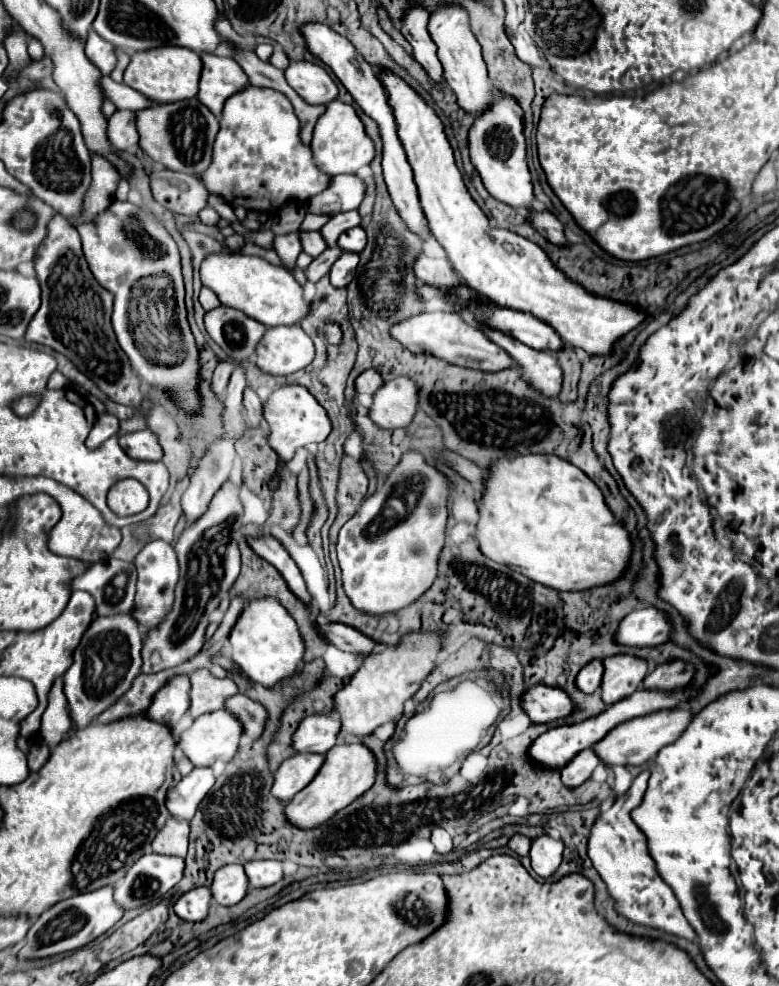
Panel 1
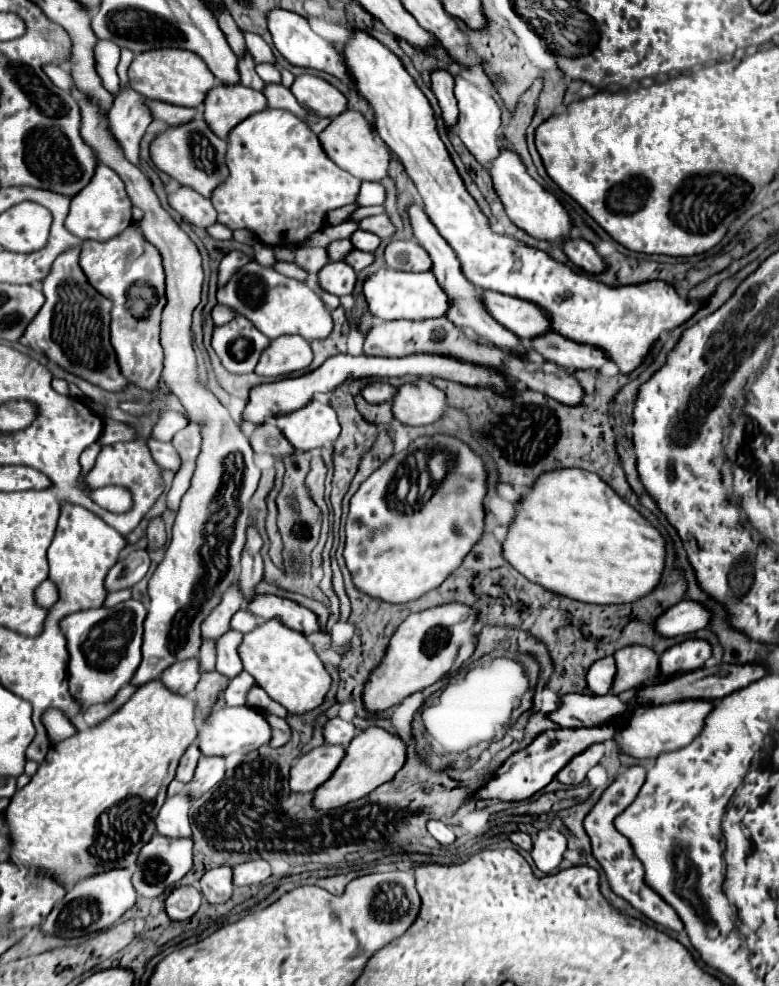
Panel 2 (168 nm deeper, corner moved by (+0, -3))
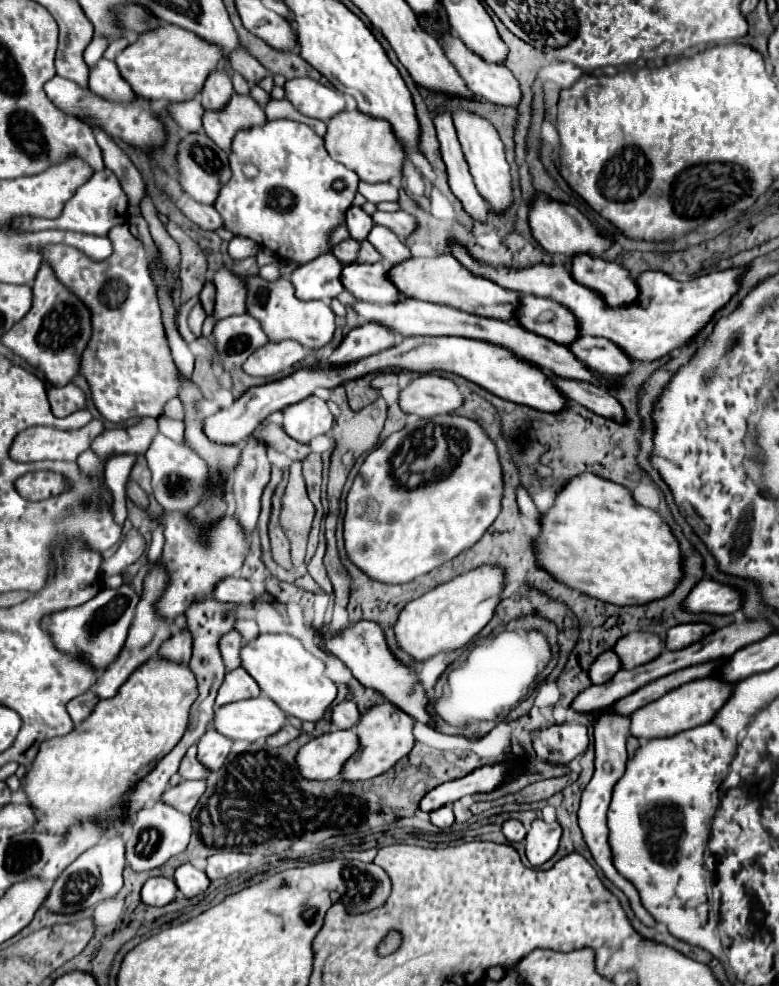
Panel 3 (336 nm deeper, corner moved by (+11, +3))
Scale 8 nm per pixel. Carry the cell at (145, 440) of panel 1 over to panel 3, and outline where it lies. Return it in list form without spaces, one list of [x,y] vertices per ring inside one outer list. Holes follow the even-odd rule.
[[[158,434],[144,456],[152,470],[154,498],[166,512],[172,512],[172,510],[190,512],[190,508],[194,508],[194,504],[198,504],[198,500],[202,500],[202,496],[206,496],[208,468],[206,468],[206,462],[192,448],[188,448],[184,444],[176,444],[174,440],[166,438],[164,434]]]

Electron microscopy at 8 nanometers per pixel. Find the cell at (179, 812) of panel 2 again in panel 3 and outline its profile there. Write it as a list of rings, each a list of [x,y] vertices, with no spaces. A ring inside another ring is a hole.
[[[184,780],[178,786],[168,788],[162,794],[162,800],[168,802],[170,806],[174,806],[176,810],[190,814],[196,806],[196,802],[202,798],[202,792],[206,790],[206,782],[204,780]]]

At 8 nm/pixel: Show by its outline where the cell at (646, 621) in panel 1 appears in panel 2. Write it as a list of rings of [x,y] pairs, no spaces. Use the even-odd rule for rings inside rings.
[[[681,600],[655,620],[655,630],[661,636],[677,638],[677,636],[689,636],[699,628],[705,628],[707,622],[709,622],[709,612],[701,604],[691,600]]]

